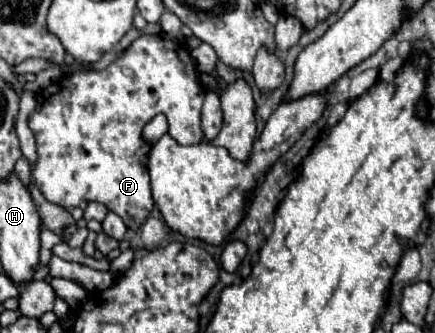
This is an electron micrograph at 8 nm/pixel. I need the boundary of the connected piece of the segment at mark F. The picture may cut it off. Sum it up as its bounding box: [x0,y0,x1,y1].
[29,35,205,231]

